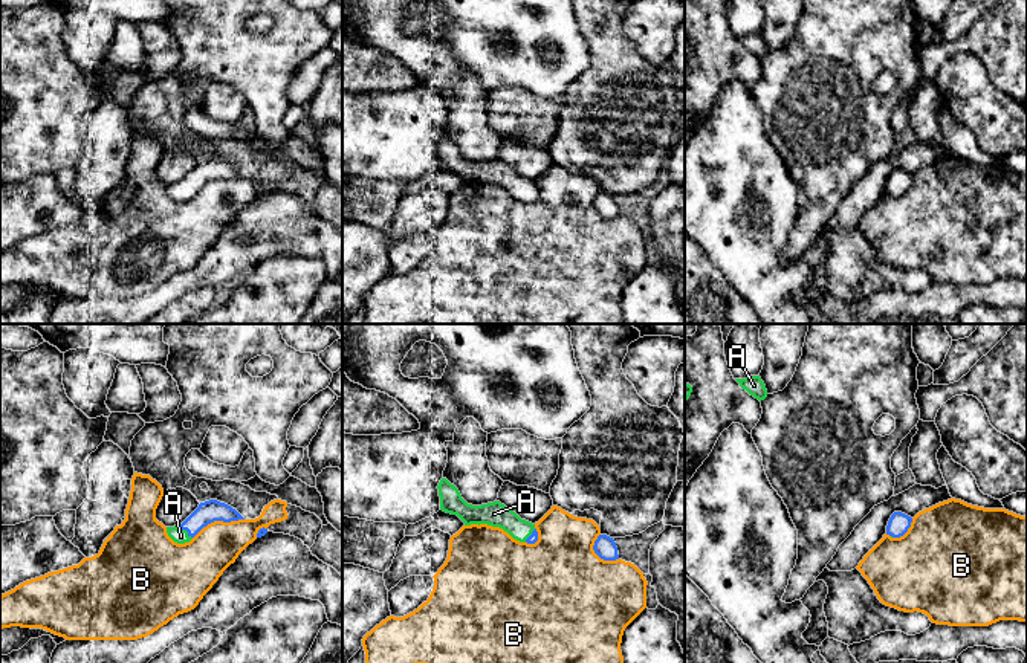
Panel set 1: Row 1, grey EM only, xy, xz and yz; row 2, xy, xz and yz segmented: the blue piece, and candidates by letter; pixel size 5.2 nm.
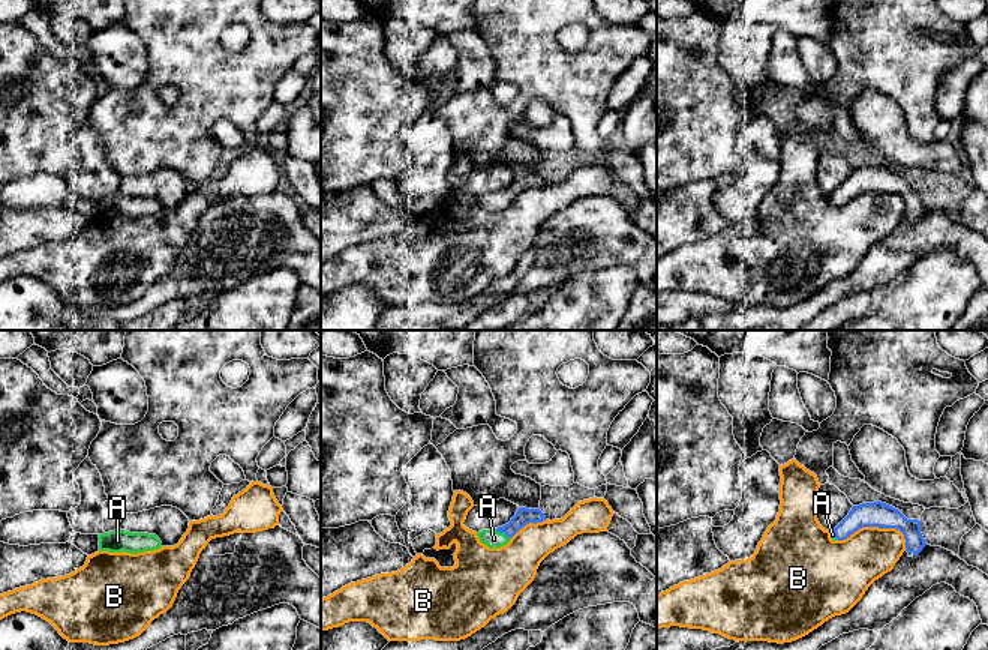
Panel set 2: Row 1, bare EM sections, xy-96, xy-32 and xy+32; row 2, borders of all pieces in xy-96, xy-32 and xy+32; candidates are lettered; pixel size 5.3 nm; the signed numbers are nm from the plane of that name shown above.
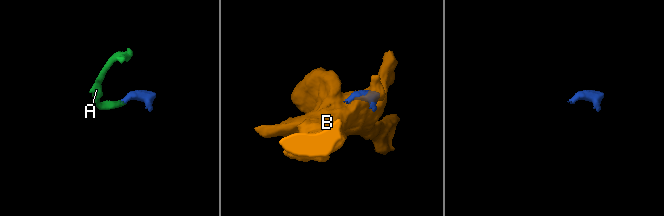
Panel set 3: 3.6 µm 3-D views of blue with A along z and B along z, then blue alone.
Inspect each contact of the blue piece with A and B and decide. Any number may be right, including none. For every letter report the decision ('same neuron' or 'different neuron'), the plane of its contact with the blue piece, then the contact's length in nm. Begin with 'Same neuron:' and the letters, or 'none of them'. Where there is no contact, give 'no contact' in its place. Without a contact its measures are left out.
Same neuron: A
A: same neuron; meets blue in xy; contact 100 nm long
B: different neuron; meets blue in xy; contact 300 nm long

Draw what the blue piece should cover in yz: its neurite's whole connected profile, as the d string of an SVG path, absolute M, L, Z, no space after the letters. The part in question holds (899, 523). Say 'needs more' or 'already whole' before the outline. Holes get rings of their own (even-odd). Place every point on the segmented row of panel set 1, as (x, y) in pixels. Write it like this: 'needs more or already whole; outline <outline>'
already whole; outline M894 512L888 521L886 535L893 538L900 538L908 532L908 529L911 527L911 522L912 522L911 516L902 512Z

